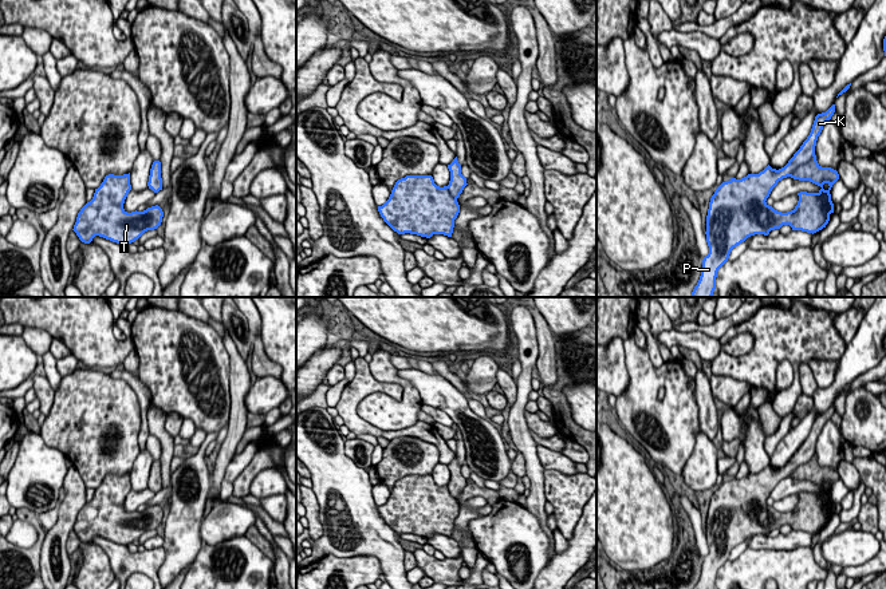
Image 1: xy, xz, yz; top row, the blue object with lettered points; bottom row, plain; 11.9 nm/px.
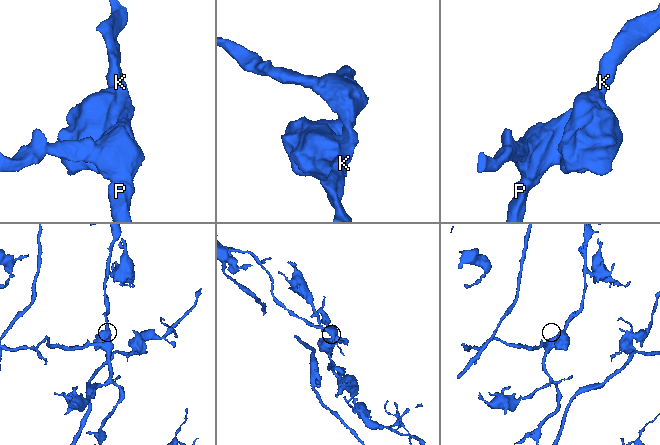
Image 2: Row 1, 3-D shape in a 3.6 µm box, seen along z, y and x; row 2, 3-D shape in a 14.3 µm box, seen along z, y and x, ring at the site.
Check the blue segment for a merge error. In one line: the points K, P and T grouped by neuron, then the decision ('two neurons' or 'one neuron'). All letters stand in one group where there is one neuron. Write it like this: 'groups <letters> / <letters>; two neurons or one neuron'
groups K P T; one neuron

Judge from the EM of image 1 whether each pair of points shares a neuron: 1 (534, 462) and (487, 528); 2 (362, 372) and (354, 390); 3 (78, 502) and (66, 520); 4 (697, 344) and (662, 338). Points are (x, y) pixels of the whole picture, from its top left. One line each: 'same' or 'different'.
1: different
2: same
3: same
4: same

